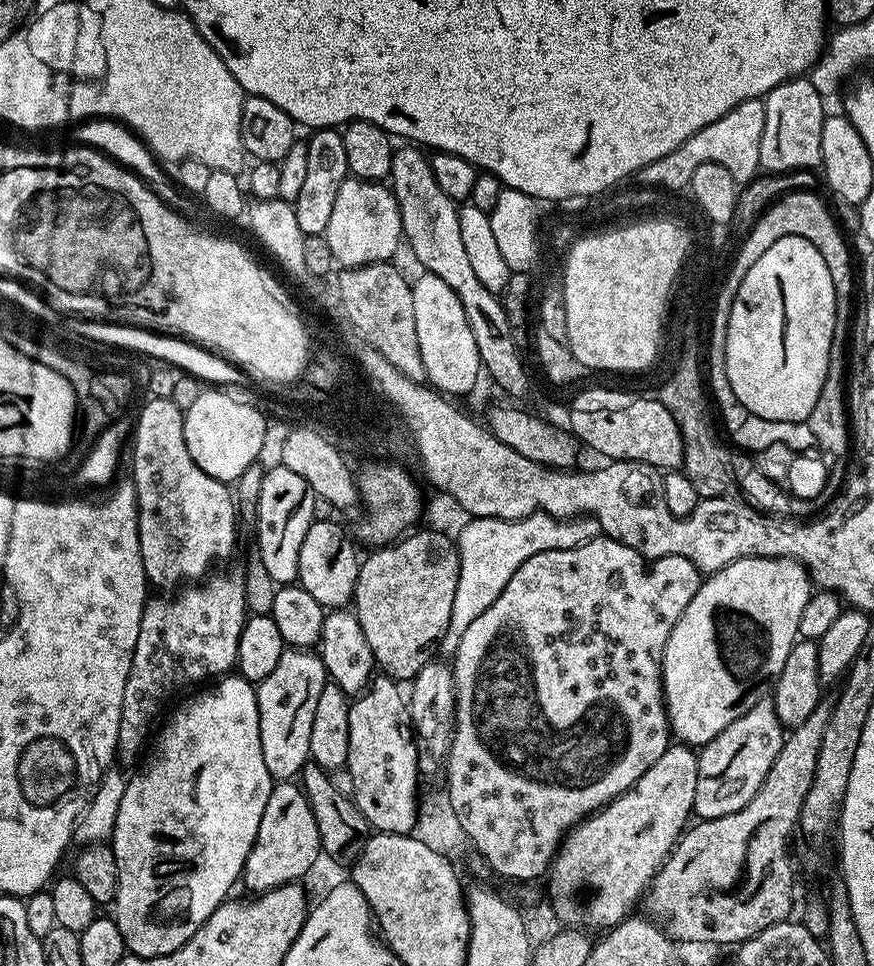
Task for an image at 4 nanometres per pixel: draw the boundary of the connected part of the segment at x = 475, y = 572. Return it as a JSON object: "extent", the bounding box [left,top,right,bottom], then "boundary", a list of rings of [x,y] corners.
{"extent":[438,514,602,653],"boundary":[[[537,514],[521,520],[497,520],[494,516],[481,516],[467,521],[469,524],[455,537],[456,549],[460,551],[460,573],[458,574],[458,590],[454,590],[454,610],[450,610],[450,626],[446,630],[438,648],[442,653],[455,653],[458,642],[462,642],[462,634],[466,634],[466,626],[482,614],[502,594],[506,582],[526,562],[526,558],[534,558],[534,554],[542,554],[546,550],[570,550],[574,546],[582,546],[602,535],[600,523],[592,516],[582,516],[570,520],[559,520],[556,516]]]}

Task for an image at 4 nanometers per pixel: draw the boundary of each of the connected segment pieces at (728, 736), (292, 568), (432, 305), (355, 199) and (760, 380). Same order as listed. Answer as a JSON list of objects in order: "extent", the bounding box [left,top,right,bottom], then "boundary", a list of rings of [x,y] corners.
[{"extent":[693,699,786,820],"boundary":[[[771,699],[758,701],[738,722],[730,722],[718,738],[699,749],[696,761],[698,762],[698,786],[694,786],[693,813],[700,820],[722,818],[726,814],[734,814],[758,794],[766,774],[770,774],[770,766],[774,766],[774,758],[784,745],[786,729],[781,724],[776,707]]]},{"extent":[255,466,318,586],"boundary":[[[283,466],[269,467],[262,478],[262,490],[258,497],[255,547],[260,549],[260,559],[266,566],[273,582],[277,586],[292,586],[298,580],[298,550],[302,550],[302,538],[306,538],[306,530],[310,530],[312,521],[317,515],[318,498],[312,493],[312,487],[299,474]]]},{"extent":[411,272,482,398],"boundary":[[[424,272],[417,280],[413,279],[411,285],[414,326],[418,329],[418,350],[422,354],[422,366],[426,366],[427,381],[441,394],[452,398],[464,396],[482,376],[478,342],[474,338],[474,330],[470,330],[466,310],[462,310],[458,294],[434,274]]]},{"extent":[326,180,402,269],"boundary":[[[344,180],[342,186],[338,186],[338,198],[334,198],[326,235],[341,269],[391,261],[392,255],[402,248],[400,204],[391,187],[374,180]]]},{"extent":[726,236,837,422],"boundary":[[[797,236],[778,238],[778,242],[774,242],[774,246],[770,246],[770,250],[766,250],[766,254],[762,254],[762,258],[758,258],[758,262],[754,262],[754,266],[750,266],[750,270],[746,270],[746,278],[742,278],[742,286],[738,286],[738,294],[734,298],[728,315],[728,330],[726,332],[728,371],[726,375],[729,378],[731,389],[736,392],[738,400],[743,402],[748,414],[758,418],[770,418],[774,422],[807,421],[808,415],[811,412],[813,415],[817,411],[822,386],[826,382],[826,374],[830,366],[830,346],[834,342],[834,334],[837,331],[836,291],[834,282],[830,278],[830,270],[826,270],[826,258],[806,238]]]}]

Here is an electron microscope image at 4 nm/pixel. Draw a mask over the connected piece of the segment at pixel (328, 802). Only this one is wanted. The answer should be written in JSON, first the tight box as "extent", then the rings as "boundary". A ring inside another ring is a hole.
{"extent":[298,762,370,866],"boundary":[[[315,762],[304,765],[298,777],[298,783],[304,789],[304,797],[310,802],[314,822],[320,835],[320,850],[325,857],[329,856],[336,864],[351,866],[362,854],[370,835],[368,819],[358,810],[352,796],[341,794],[334,786],[331,775]]]}

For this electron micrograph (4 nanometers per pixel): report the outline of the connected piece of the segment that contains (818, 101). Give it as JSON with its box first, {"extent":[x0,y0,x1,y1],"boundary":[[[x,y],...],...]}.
{"extent":[760,79,826,174],"boundary":[[[811,79],[787,80],[763,97],[766,126],[762,130],[760,166],[768,174],[787,174],[821,167],[822,126],[826,119],[825,97],[814,90]]]}

